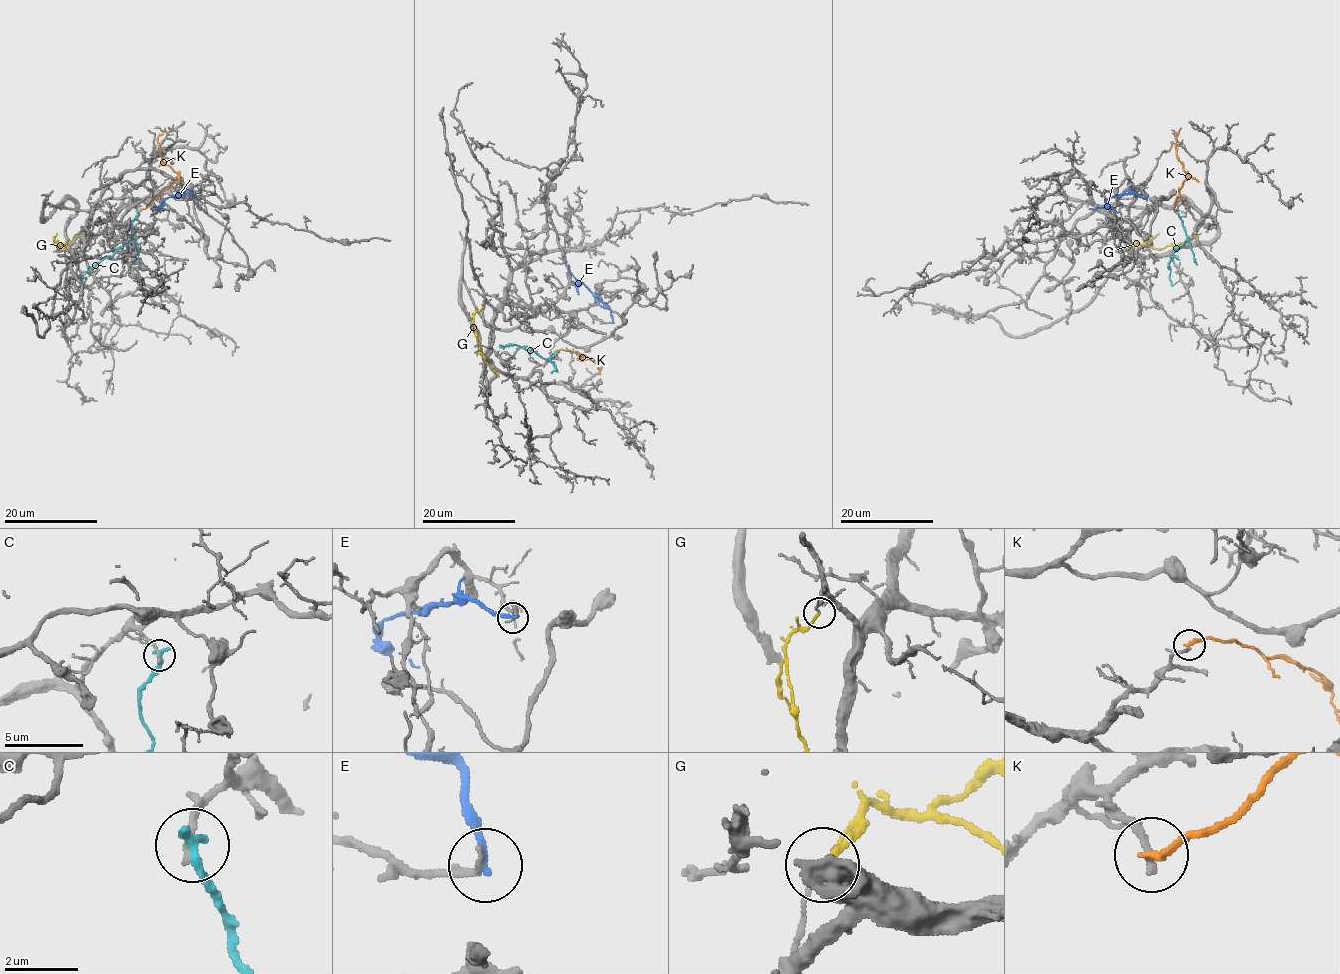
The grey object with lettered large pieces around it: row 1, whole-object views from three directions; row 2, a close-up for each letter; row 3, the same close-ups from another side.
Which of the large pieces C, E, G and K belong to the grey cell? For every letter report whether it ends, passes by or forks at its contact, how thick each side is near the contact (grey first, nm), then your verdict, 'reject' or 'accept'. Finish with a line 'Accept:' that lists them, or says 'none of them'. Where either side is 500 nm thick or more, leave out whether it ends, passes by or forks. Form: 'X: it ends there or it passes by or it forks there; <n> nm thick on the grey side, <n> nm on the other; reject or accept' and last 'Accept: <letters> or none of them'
C: it ends there; 240 nm thick on the grey side, 320 nm on the other; reject
E: it ends there; 200 nm thick on the grey side, 220 nm on the other; reject
G: it ends there; 100 nm thick on the grey side, 180 nm on the other; reject
K: it ends there; 240 nm thick on the grey side, 200 nm on the other; reject
Accept: none of them

